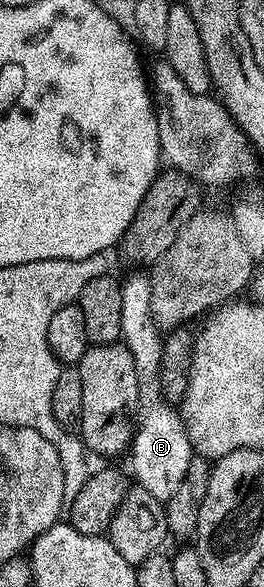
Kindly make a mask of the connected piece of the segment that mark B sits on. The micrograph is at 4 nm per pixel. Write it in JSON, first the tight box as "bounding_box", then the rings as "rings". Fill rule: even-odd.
{"bounding_box":[129,405,193,501],"rings":[[[171,405],[162,406],[149,408],[144,413],[143,420],[141,415],[133,431],[129,456],[131,455],[130,470],[133,472],[134,482],[153,493],[153,497],[165,501],[173,497],[173,493],[177,493],[177,485],[181,485],[181,477],[185,477],[185,469],[189,469],[193,452],[178,410]]]}

